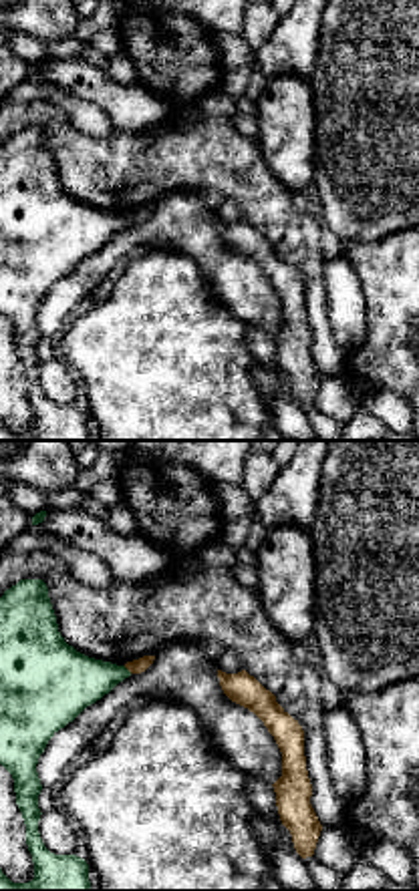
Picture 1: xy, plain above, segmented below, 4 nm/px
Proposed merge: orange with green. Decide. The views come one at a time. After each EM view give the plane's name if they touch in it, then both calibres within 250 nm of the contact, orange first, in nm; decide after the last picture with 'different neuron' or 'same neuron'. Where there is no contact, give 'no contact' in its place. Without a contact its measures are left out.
xy | 60/260 nm

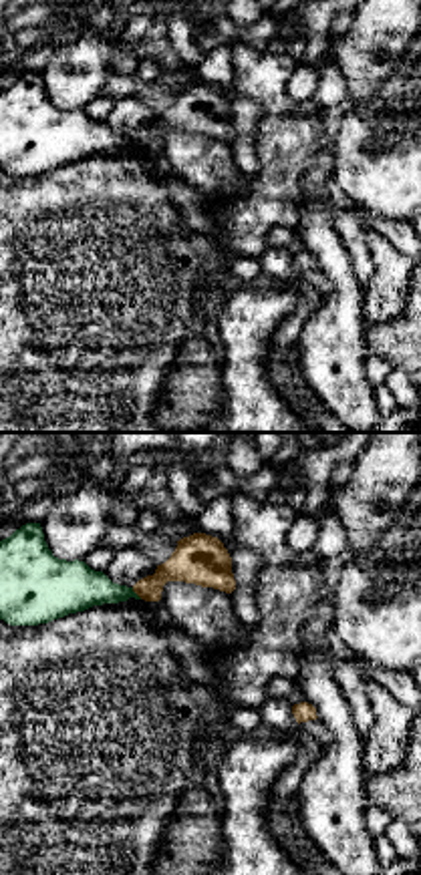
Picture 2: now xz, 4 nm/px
xz | 160/190 nm

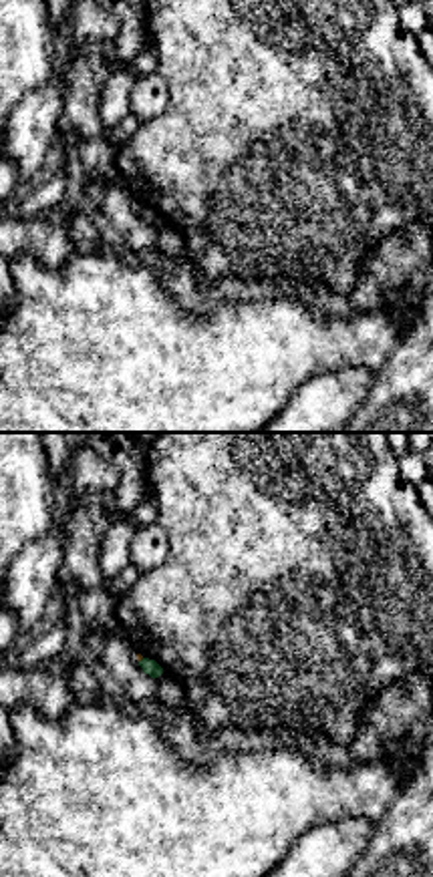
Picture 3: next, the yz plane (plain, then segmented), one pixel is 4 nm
no contact

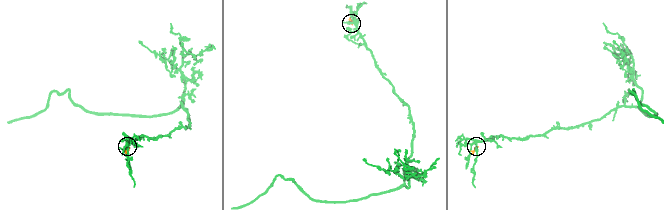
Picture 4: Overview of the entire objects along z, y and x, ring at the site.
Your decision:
different neuron

